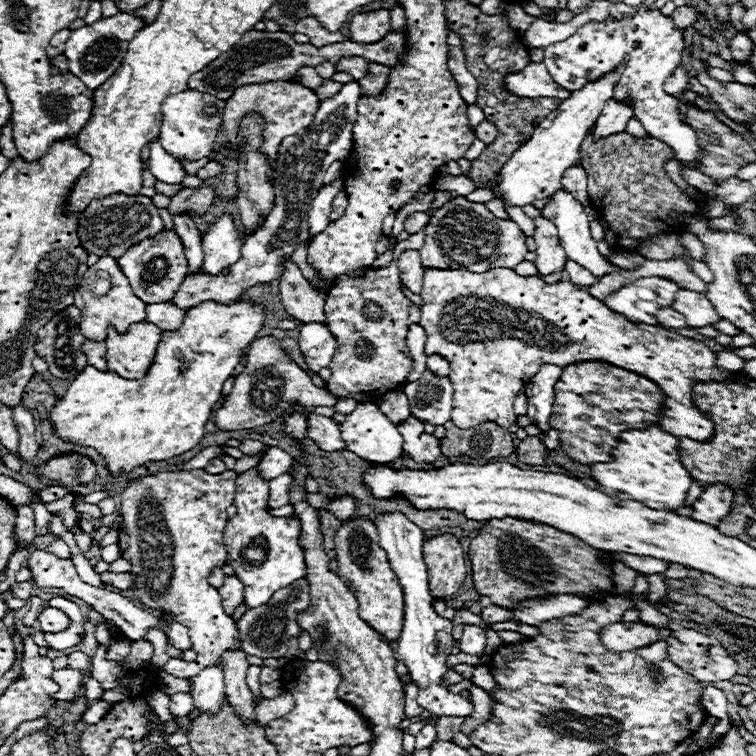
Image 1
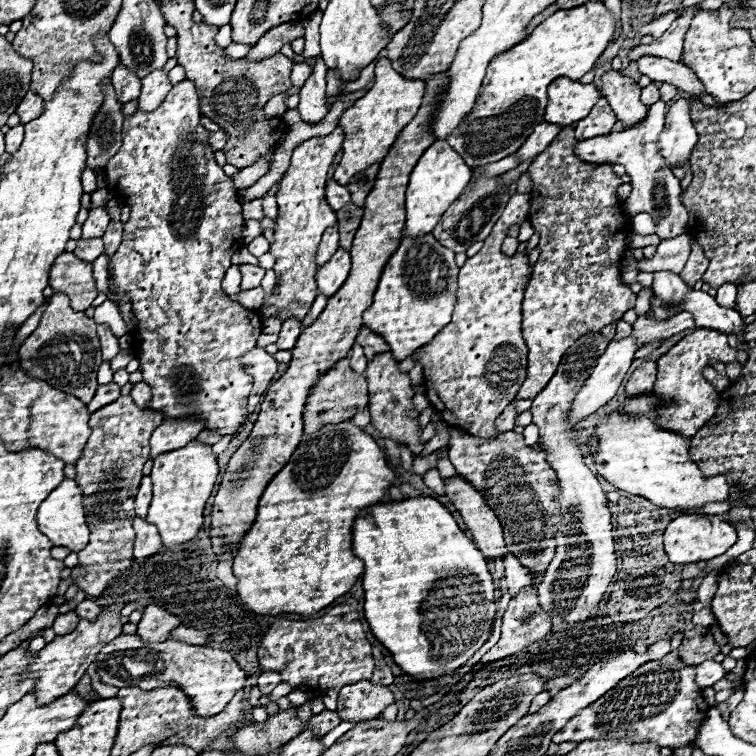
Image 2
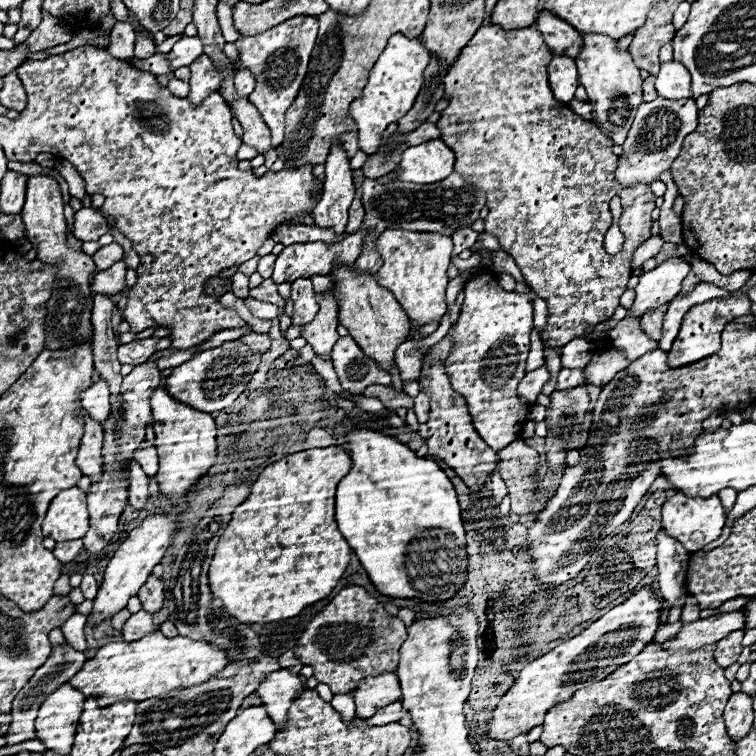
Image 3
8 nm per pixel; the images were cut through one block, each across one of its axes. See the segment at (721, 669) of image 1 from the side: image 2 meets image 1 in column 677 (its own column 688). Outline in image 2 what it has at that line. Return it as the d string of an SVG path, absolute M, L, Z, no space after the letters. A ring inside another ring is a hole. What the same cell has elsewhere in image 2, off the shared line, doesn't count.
M696 626L684 632L684 642L680 646L680 658L684 664L698 666L704 660L712 660L720 652L714 636L704 626Z

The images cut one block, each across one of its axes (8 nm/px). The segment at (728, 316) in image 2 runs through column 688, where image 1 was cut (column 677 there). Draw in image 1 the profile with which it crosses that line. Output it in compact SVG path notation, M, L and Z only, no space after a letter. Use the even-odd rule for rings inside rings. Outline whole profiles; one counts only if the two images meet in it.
M678 290L676 298L672 302L672 308L686 318L686 324L690 328L704 328L704 326L716 324L720 320L714 306L702 292Z

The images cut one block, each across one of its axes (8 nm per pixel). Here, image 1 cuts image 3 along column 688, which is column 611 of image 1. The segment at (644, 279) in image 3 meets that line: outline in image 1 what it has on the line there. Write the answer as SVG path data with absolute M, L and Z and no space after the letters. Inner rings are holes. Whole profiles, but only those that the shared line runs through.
M558 188L558 190L550 196L550 202L544 206L542 216L556 224L560 244L564 246L564 250L566 250L566 254L568 254L570 260L580 262L584 268L592 270L596 276L604 276L604 274L610 274L612 270L616 270L614 264L608 264L608 262L602 258L602 254L600 254L598 248L596 248L596 240L590 236L590 220L588 220L588 214L586 214L584 204L576 202L576 198L572 198L572 194L570 194L568 190Z

